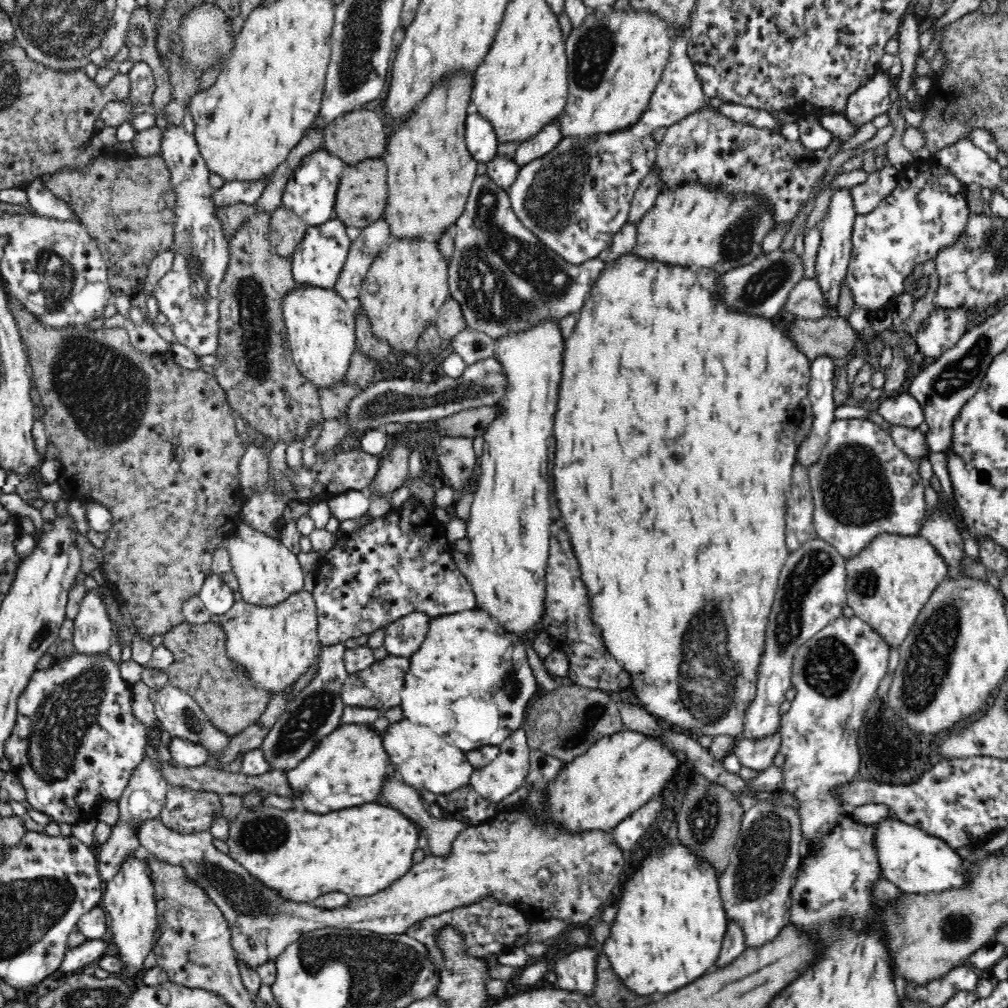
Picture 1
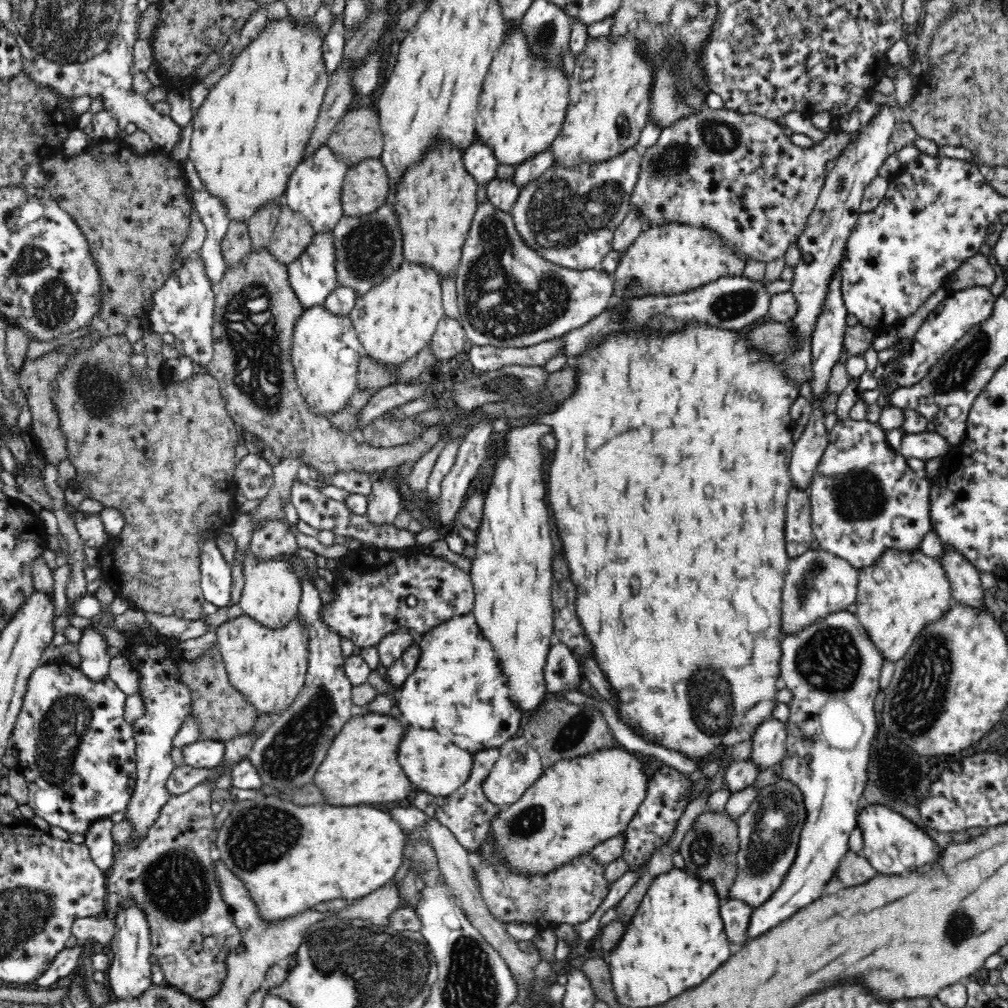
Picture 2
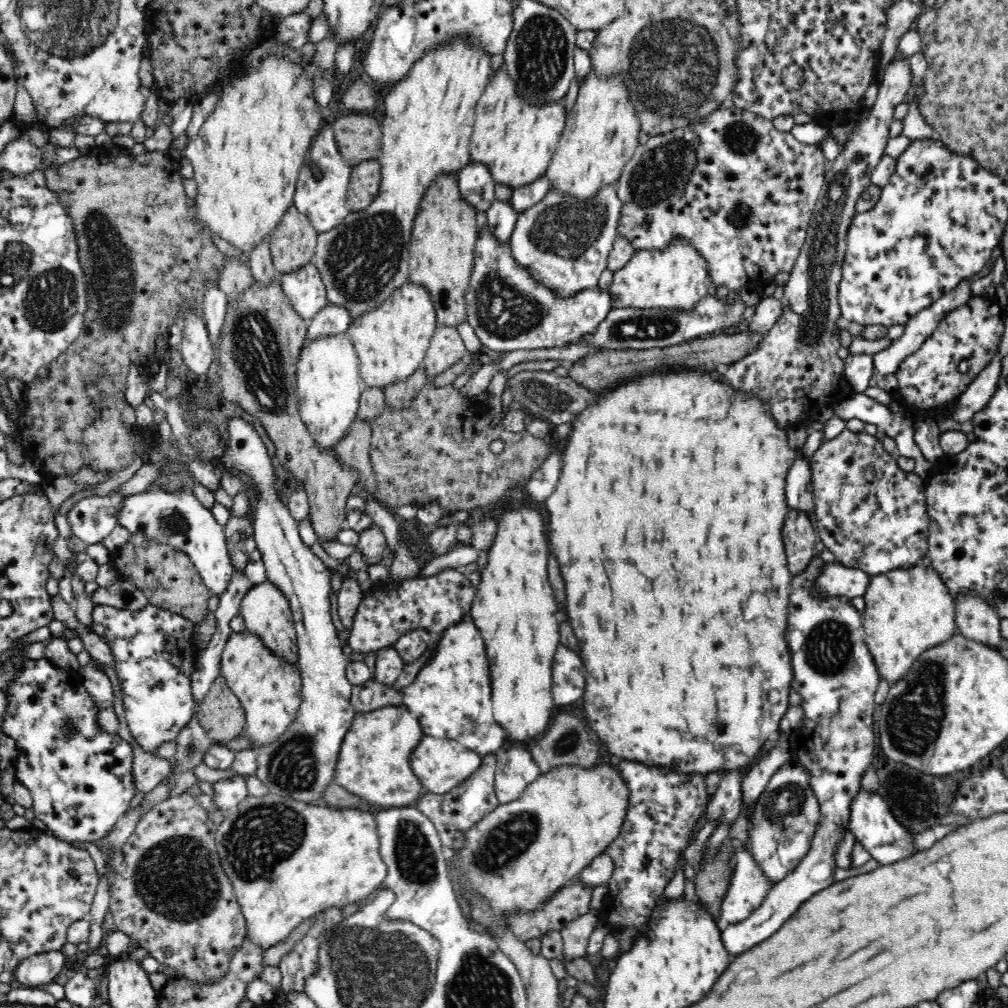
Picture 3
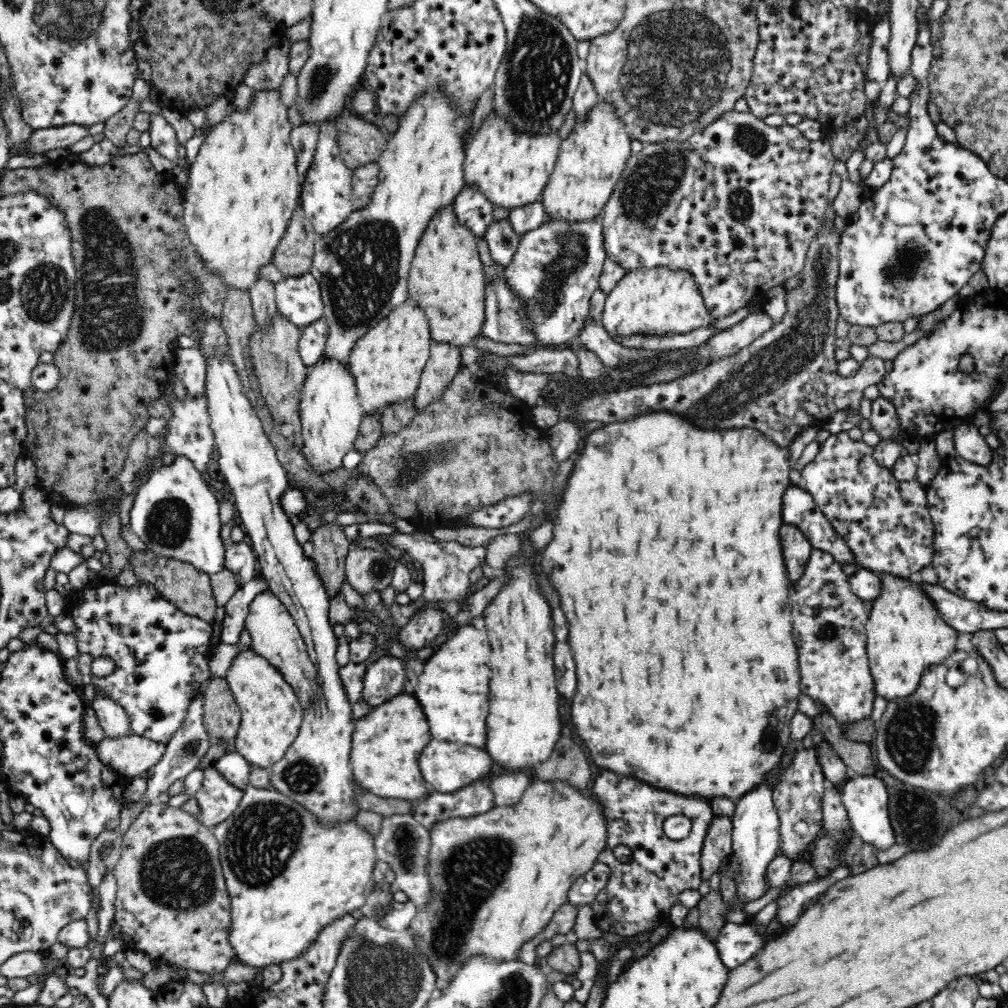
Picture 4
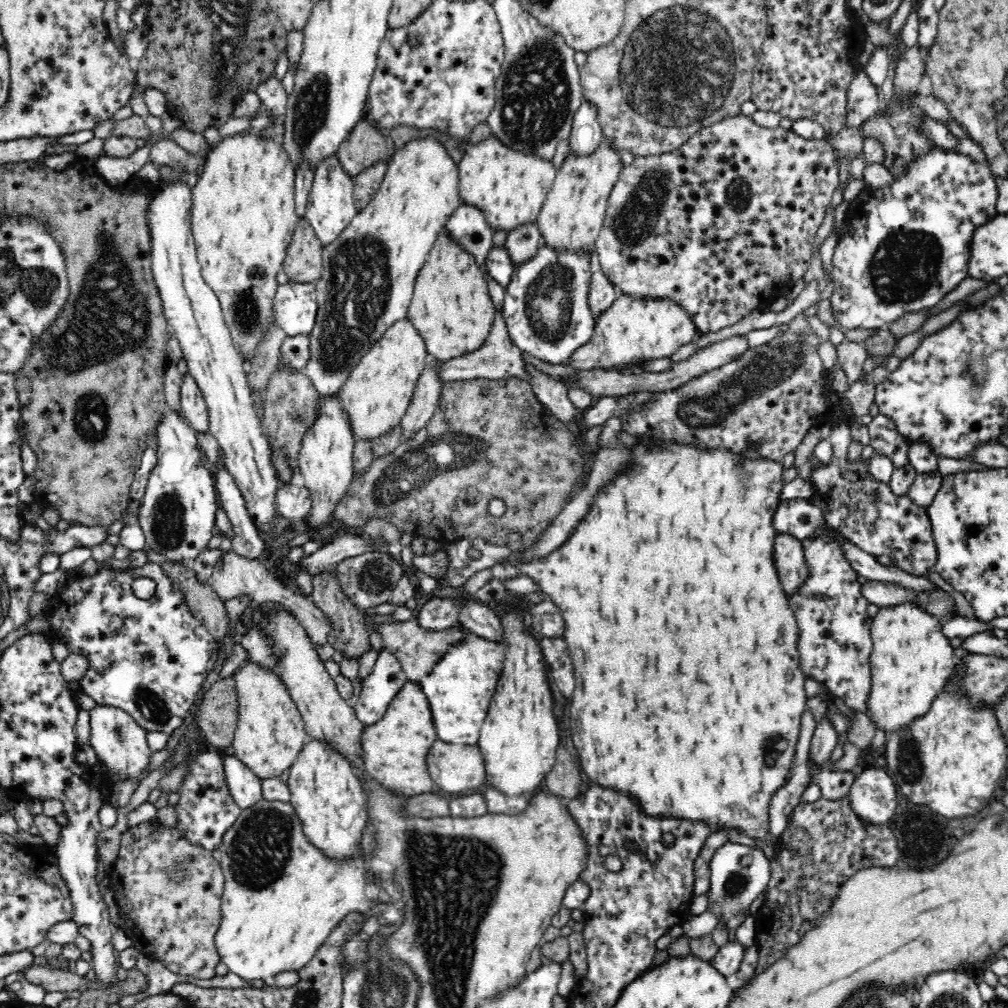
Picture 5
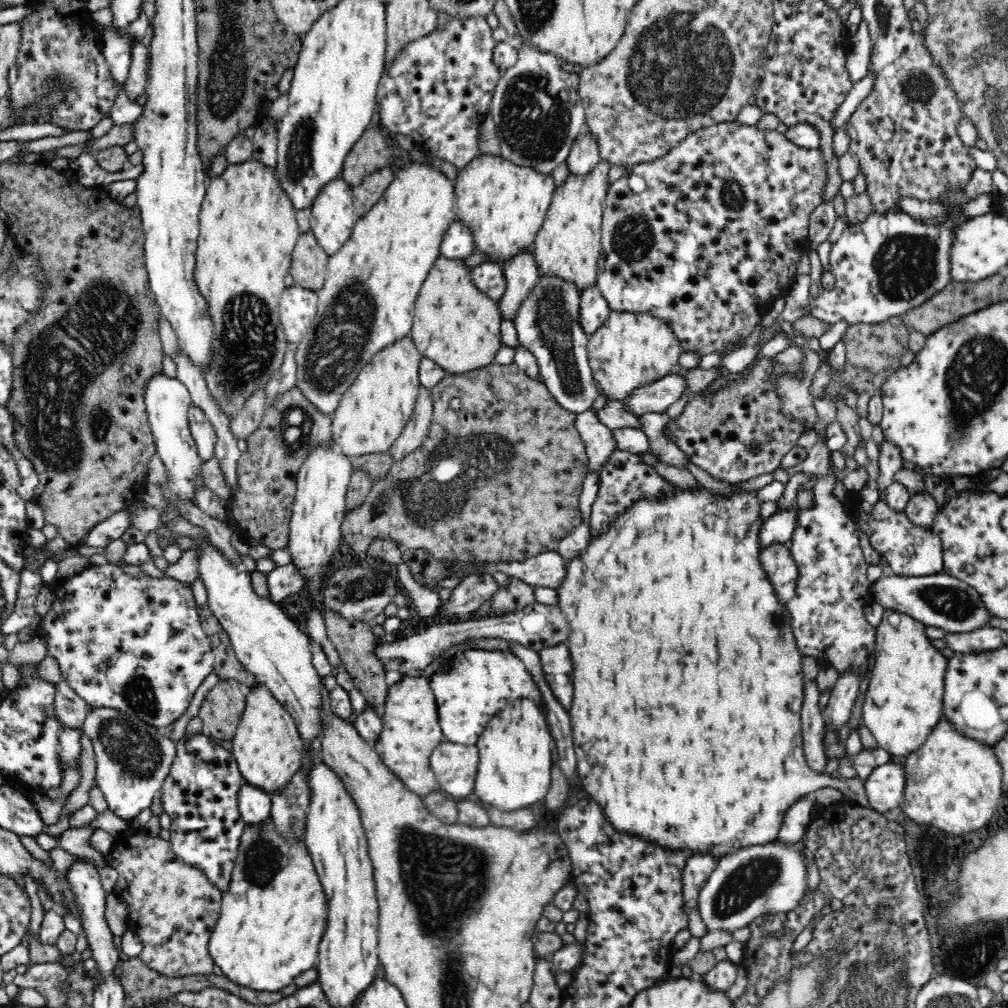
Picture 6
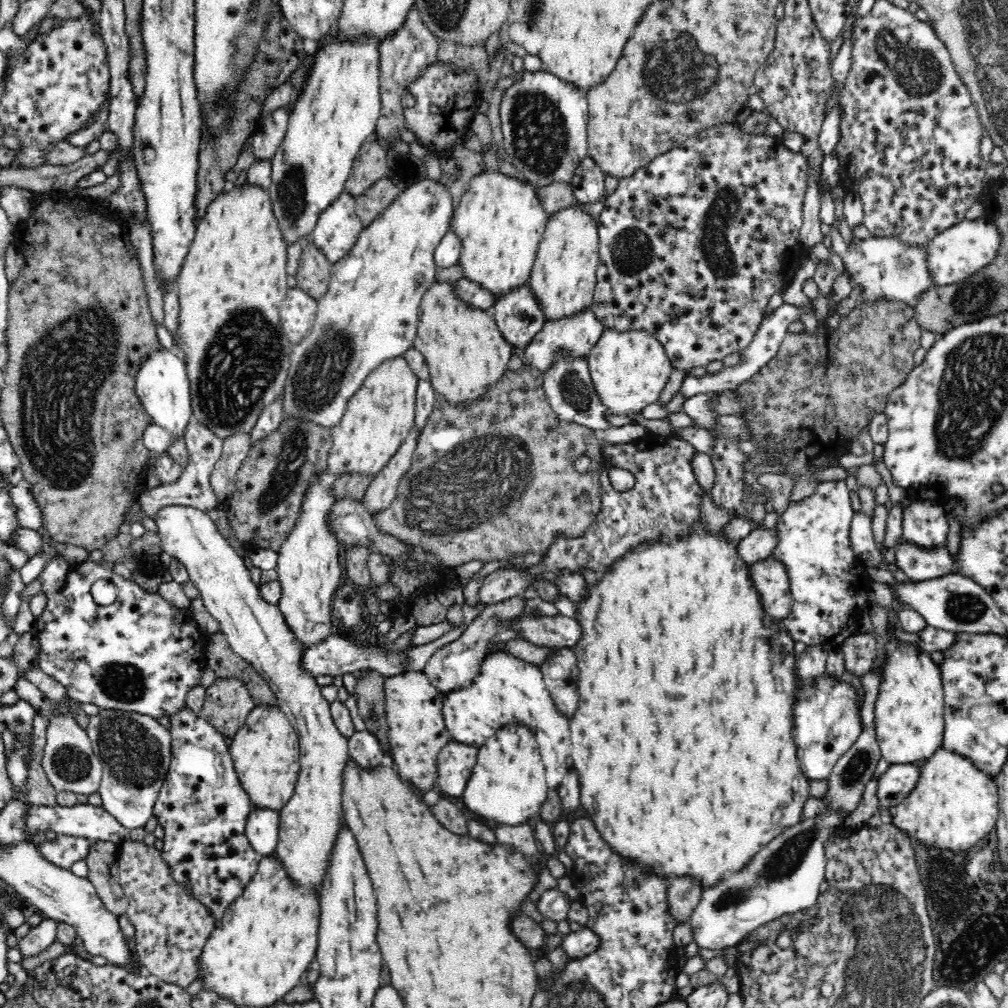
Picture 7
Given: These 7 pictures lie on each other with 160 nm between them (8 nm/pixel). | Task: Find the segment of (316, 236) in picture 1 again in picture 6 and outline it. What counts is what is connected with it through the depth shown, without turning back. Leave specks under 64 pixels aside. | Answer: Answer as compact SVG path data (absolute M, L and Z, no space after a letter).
M298 285L285 288L278 304L279 324L289 343L299 342L314 324L317 315L317 291Z

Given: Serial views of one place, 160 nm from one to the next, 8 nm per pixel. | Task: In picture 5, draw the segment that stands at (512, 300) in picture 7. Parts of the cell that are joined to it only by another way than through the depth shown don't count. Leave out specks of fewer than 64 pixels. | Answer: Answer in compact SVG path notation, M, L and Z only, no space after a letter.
M526 222L512 228L507 234L505 246L514 261L515 266L526 262L534 256L536 248L545 242L536 222Z

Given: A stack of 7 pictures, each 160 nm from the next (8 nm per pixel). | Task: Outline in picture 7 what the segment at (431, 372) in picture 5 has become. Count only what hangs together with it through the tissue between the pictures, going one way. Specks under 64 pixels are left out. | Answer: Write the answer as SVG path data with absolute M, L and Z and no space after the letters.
M414 424L401 448L393 455L393 458L375 474L374 482L368 486L368 492L362 498L368 510L372 513L380 512L382 508L388 508L396 497L400 480L410 468L414 454L417 450L420 429Z

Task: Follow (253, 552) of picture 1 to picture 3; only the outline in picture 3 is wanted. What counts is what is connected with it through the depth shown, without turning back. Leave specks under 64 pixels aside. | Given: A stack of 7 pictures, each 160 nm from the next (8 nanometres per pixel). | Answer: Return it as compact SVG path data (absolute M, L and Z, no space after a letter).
M269 578L262 580L260 584L253 584L253 586L250 587L250 590L248 590L248 592L244 594L244 598L242 598L239 612L244 617L246 628L250 632L257 634L274 654L293 662L293 664L297 664L297 634L295 631L293 612L282 590Z

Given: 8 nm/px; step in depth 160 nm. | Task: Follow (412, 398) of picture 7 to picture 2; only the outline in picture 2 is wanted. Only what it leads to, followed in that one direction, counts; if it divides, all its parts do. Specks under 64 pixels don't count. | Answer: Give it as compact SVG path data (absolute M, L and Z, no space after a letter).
M404 258L382 282L358 295L348 315L367 354L386 367L396 366L431 342L438 322L445 315L440 277L435 268Z

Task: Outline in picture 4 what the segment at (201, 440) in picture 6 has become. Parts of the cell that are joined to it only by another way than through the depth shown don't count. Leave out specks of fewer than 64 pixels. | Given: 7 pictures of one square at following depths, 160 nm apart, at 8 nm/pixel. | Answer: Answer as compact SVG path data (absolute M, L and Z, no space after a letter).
M197 342L194 346L175 347L173 372L180 376L189 396L202 394L206 384L207 358Z

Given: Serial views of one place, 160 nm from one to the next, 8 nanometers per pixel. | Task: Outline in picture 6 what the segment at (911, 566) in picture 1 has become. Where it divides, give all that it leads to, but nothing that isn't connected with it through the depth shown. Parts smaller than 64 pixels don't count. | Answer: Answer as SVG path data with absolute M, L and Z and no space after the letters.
M888 609L883 612L881 622L876 626L874 665L870 672L866 698L862 703L862 719L876 739L877 746L889 752L894 760L920 748L943 714L945 674L949 659L932 645L932 639L926 635L927 627L913 616Z

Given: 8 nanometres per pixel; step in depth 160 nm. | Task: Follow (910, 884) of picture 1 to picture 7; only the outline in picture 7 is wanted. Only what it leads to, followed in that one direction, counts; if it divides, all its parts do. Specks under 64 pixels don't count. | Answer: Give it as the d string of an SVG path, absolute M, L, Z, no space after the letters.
M918 764L890 765L872 784L876 786L876 797L880 806L890 809L900 804L916 786L918 776L920 776Z

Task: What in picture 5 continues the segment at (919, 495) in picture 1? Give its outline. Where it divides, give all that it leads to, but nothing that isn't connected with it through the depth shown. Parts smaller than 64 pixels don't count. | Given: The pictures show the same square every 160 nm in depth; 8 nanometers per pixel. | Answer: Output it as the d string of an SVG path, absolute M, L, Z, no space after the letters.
M841 421L830 425L834 427L829 437L833 451L832 459L828 464L822 463L817 467L812 467L810 481L808 481L814 489L812 501L824 513L824 518L831 528L838 530L864 552L876 558L886 555L890 558L890 564L908 574L927 575L928 570L932 569L937 562L936 543L930 519L927 516L927 507L918 506L907 495L894 494L888 483L875 480L868 470L868 462L862 460L862 456L851 462L848 459L848 450L853 441L850 426Z

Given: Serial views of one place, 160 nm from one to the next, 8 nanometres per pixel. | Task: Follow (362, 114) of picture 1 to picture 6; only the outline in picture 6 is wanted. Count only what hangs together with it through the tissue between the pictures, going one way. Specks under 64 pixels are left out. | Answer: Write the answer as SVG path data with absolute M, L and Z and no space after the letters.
M371 123L346 154L341 175L352 188L372 172L389 164L391 149L380 131L377 123Z

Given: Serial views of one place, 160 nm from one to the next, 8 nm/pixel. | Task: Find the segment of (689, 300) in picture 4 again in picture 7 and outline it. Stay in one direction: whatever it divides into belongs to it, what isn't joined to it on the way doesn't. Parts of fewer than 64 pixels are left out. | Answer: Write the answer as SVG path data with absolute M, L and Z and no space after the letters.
M606 328L587 354L588 366L600 400L610 414L627 416L656 402L669 381L672 363L657 336L643 328Z

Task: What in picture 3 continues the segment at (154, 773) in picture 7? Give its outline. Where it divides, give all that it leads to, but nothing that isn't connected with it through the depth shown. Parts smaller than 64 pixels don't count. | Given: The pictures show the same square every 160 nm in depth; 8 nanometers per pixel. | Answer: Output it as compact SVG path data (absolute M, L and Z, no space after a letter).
M94 662L79 666L83 685L100 708L110 708L114 704L112 684L108 675Z

